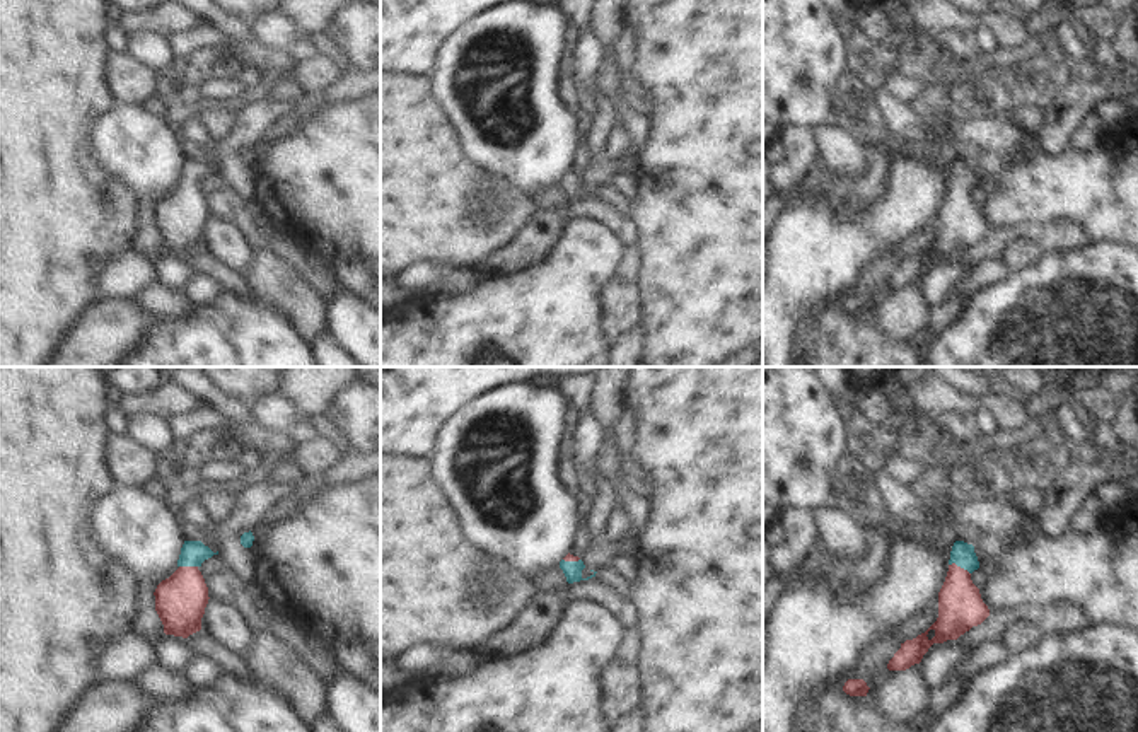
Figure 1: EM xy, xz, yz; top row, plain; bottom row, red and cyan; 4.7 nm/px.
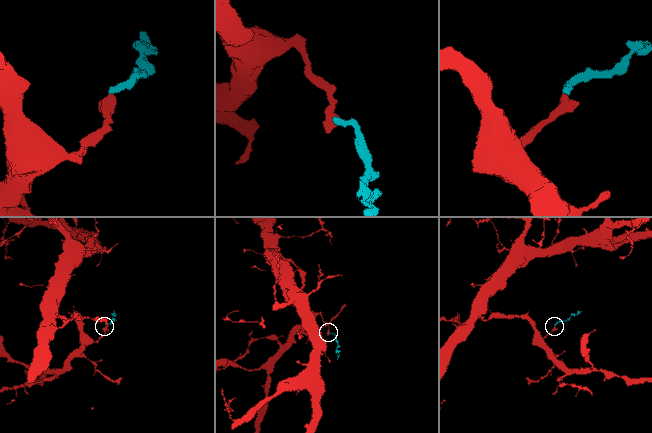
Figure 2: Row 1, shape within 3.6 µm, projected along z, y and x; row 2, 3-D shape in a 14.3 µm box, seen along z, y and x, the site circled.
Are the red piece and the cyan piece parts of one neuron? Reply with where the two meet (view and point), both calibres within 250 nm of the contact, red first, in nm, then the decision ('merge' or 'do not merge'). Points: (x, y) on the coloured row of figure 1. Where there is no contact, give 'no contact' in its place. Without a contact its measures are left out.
yz (959, 567) | 200/110 nm | merge

